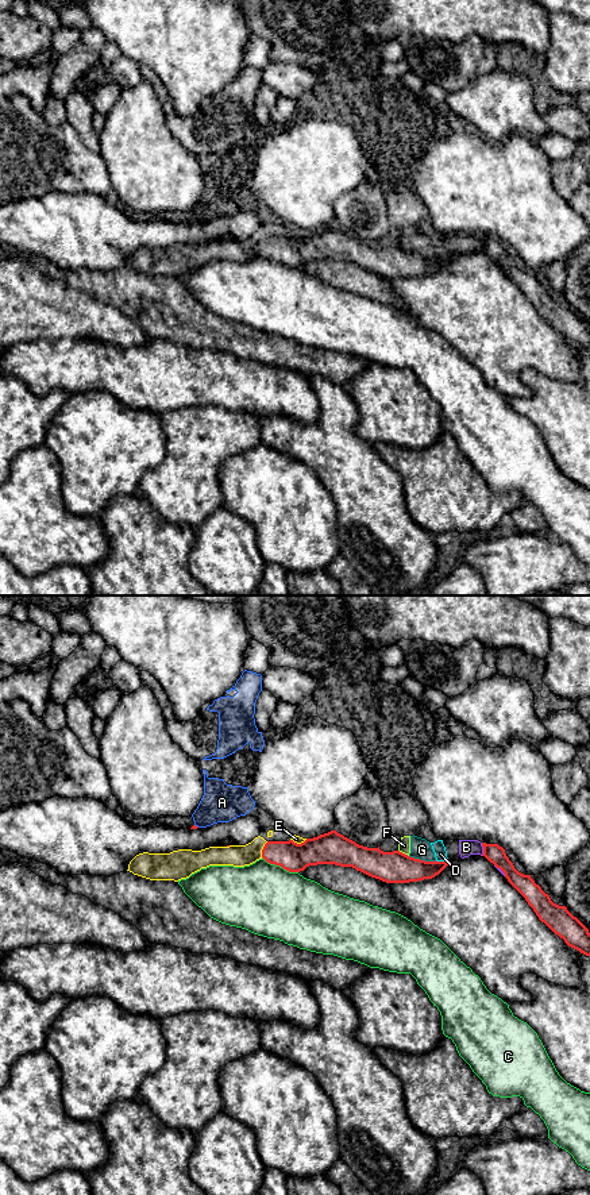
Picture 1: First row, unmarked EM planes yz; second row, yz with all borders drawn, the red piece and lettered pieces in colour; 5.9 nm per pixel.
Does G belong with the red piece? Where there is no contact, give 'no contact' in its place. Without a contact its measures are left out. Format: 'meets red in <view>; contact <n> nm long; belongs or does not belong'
meets red in yz; contact 160 nm long; does not belong

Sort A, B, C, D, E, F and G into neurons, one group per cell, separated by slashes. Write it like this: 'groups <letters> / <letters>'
groups A / B D F G / C / E

